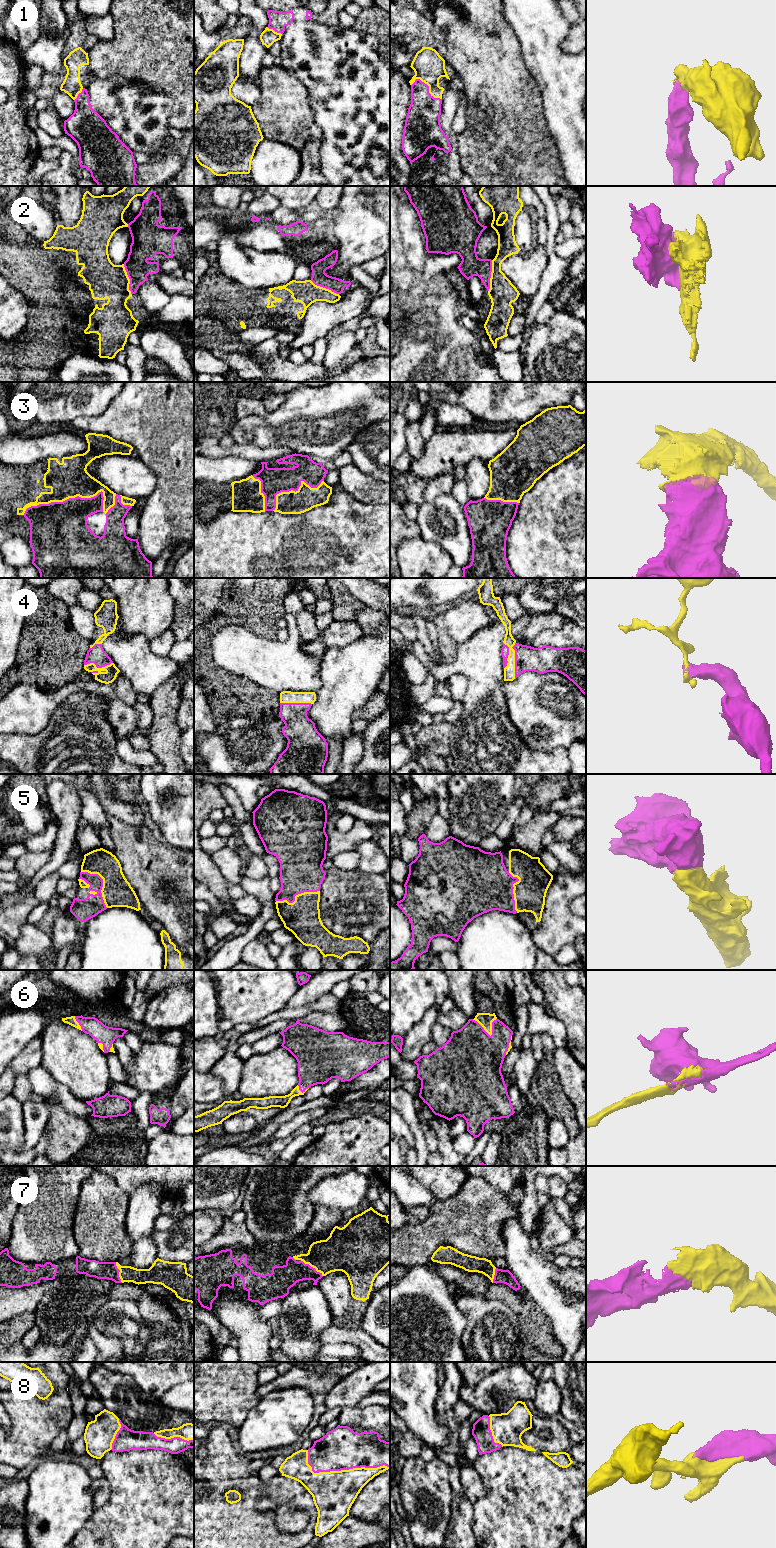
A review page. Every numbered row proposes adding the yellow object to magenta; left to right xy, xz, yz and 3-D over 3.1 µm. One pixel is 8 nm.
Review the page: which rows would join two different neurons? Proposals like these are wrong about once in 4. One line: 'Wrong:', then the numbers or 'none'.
Wrong: 2

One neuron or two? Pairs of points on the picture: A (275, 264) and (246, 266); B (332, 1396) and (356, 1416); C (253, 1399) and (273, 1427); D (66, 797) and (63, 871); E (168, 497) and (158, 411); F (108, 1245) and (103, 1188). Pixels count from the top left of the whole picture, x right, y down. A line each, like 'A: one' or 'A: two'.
A: one
B: two
C: two
D: two
E: one
F: one

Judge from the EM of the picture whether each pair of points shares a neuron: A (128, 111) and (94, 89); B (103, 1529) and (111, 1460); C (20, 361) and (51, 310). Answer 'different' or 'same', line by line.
A: same
B: same
C: same

